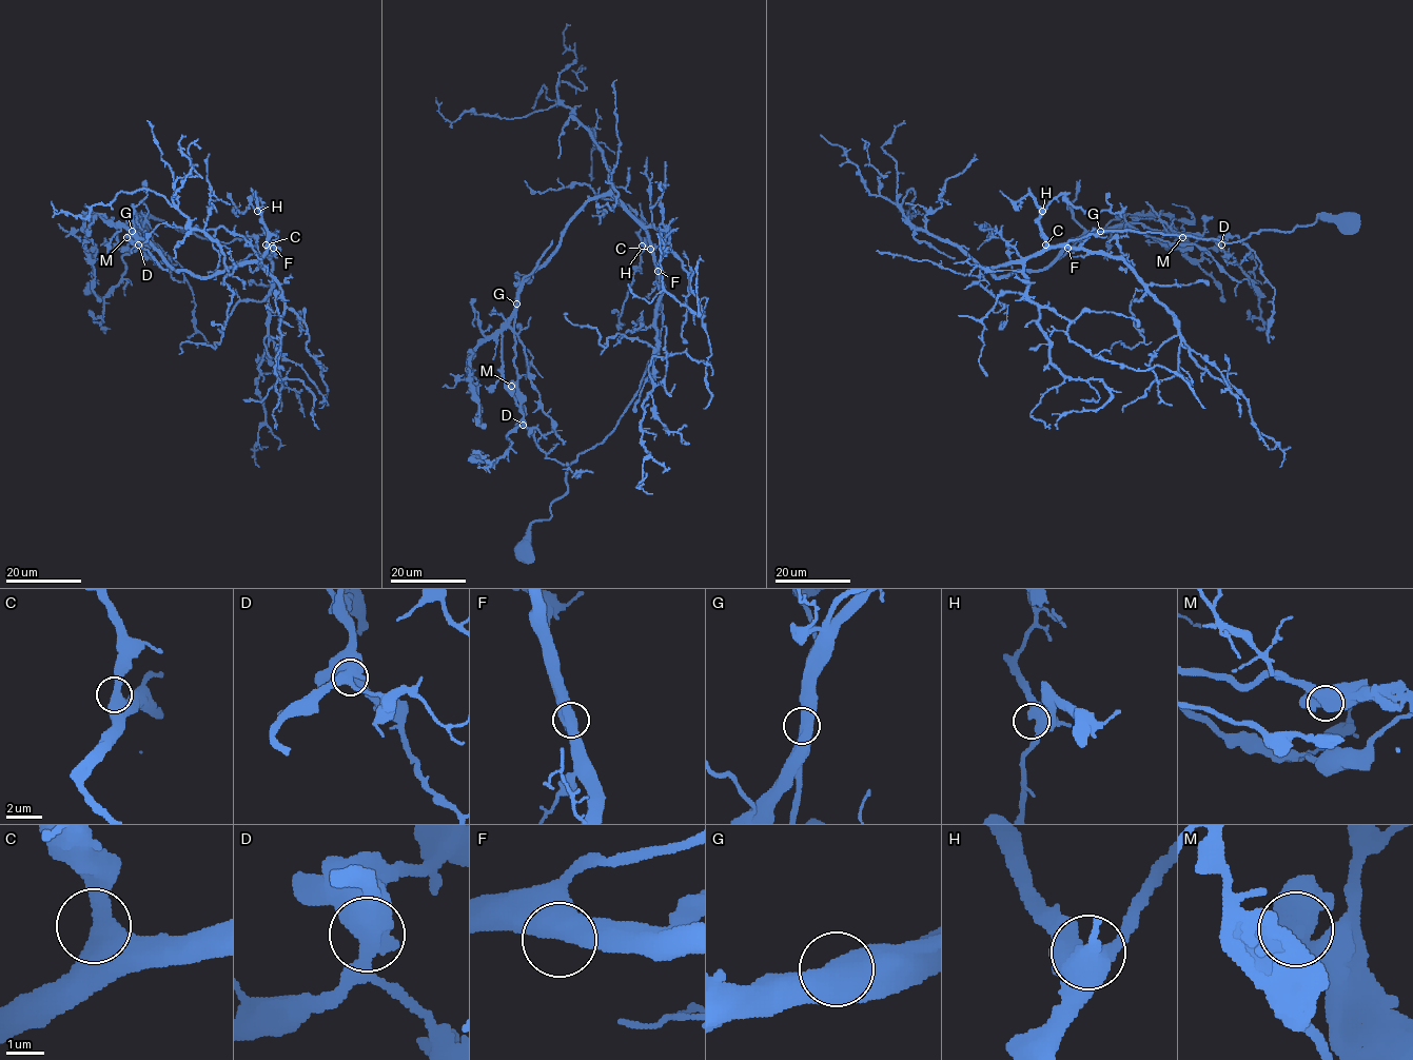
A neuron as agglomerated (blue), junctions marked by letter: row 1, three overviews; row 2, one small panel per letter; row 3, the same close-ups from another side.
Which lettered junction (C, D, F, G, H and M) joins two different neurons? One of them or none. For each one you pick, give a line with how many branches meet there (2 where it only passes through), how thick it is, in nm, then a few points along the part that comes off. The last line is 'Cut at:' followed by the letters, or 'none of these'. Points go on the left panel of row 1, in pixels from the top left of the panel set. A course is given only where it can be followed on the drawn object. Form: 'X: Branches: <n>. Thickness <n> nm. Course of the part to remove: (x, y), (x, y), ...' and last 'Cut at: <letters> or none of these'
G: Branches: 2. Thickness 600 nm. Course of the part to remove: (132, 230), (130, 222), (130, 231), (138, 239), (151, 236), (181, 268), (195, 305), (194, 326), (209, 342)
Cut at: G

